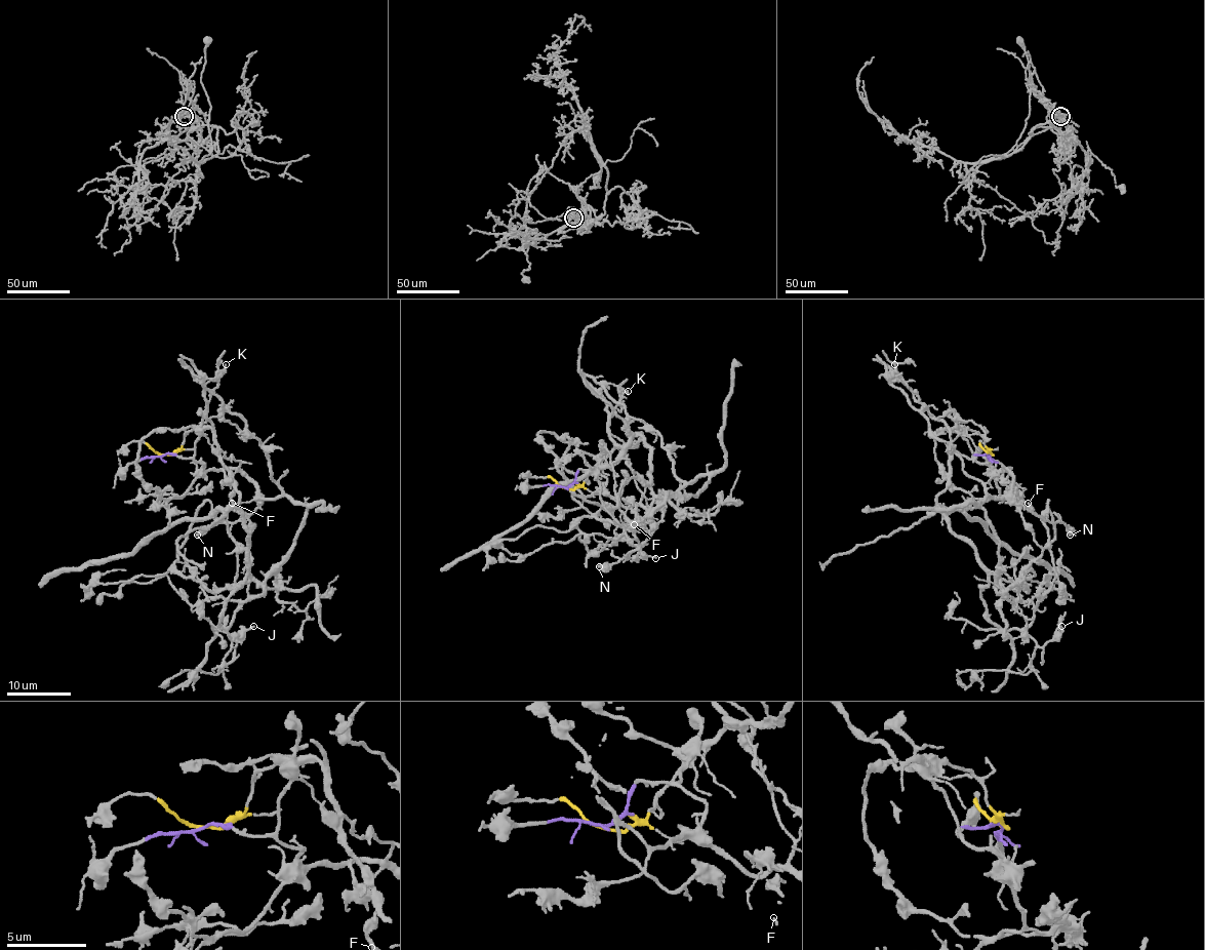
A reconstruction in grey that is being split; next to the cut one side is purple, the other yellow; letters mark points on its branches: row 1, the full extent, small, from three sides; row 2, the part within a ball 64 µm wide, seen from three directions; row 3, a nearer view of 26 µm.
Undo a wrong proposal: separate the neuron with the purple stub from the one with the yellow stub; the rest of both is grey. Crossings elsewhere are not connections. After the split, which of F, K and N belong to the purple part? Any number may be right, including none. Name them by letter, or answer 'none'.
F, K, N

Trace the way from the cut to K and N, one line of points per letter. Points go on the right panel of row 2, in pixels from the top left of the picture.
K: (991, 454), (973, 458), (1010, 469), (1004, 498), (963, 470), (887, 380), (894, 363)
N: (991, 454), (973, 458), (997, 470), (1010, 469), (1011, 498), (1042, 519), (1061, 522), (1070, 535)

